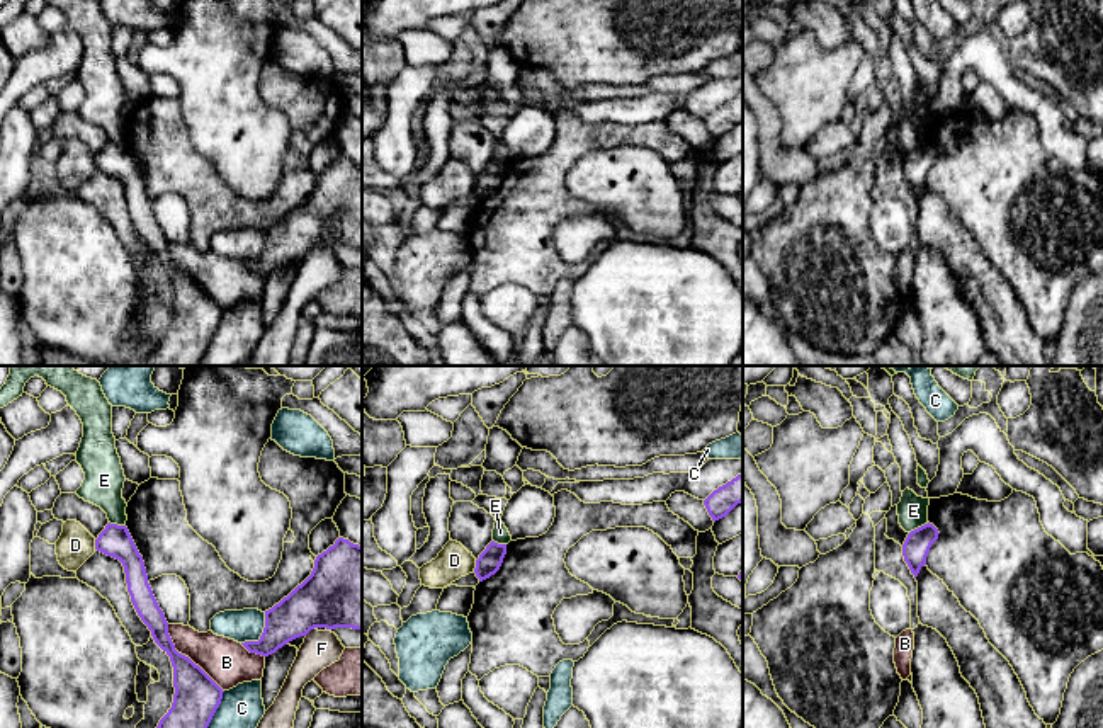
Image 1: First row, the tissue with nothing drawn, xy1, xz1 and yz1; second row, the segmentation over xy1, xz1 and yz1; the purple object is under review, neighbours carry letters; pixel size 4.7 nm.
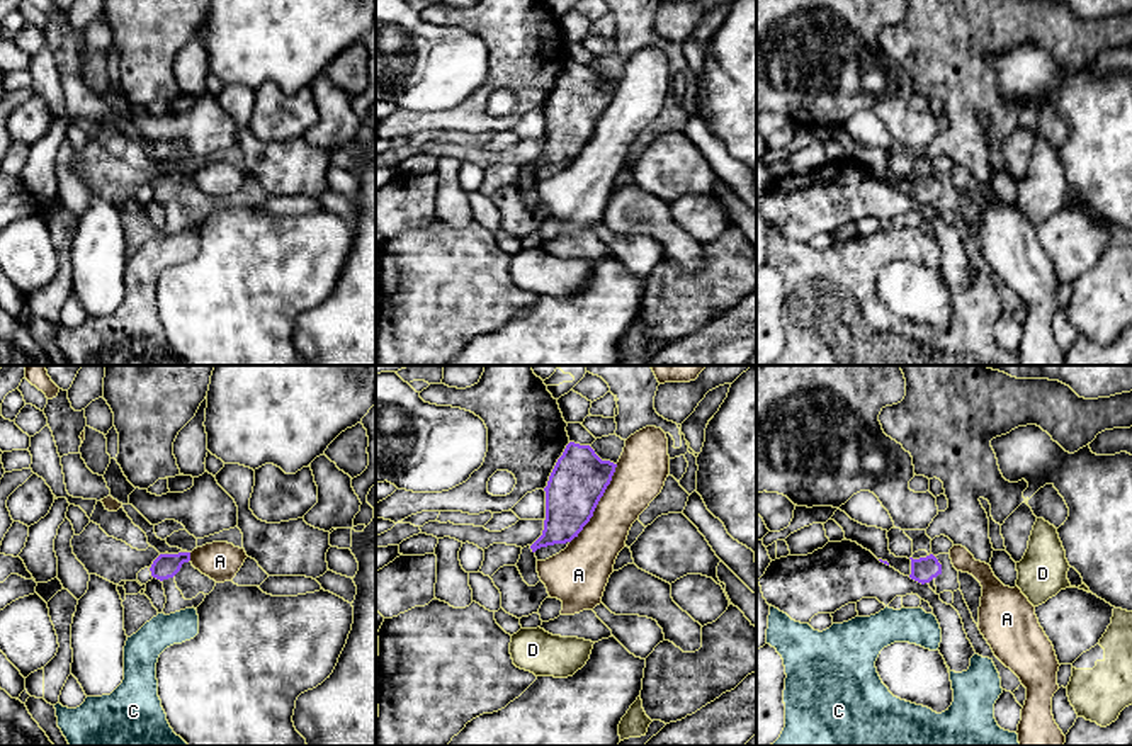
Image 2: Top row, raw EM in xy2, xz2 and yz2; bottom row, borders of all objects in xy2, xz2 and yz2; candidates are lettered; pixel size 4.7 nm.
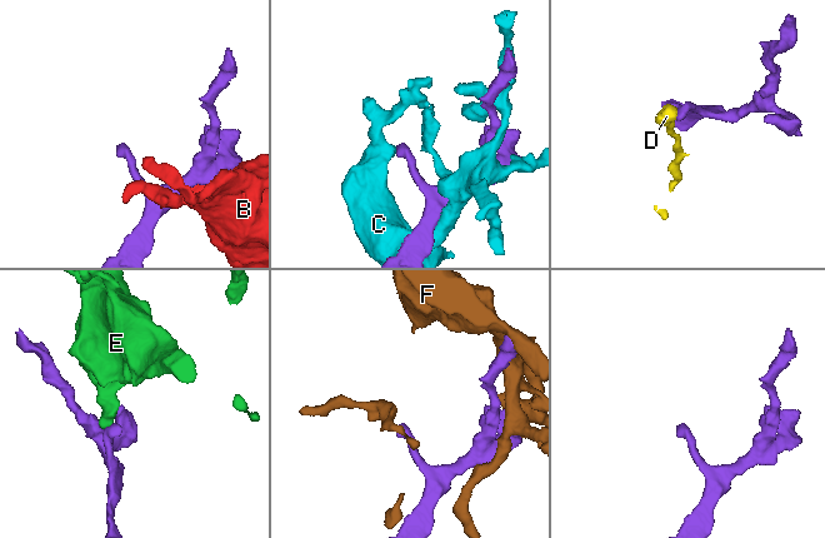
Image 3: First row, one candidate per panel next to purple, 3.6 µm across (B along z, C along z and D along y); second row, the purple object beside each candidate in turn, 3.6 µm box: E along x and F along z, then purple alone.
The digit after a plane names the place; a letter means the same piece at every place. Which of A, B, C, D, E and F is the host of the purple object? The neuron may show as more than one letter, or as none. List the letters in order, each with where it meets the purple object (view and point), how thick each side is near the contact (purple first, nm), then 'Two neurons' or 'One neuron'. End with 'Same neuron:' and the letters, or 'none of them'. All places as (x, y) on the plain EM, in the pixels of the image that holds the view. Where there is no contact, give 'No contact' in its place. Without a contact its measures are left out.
A: Touches purple at xz2 (597, 123). Thickness 260 nm (purple) against 240 nm. Two neurons
B: Touches purple at xy1 (187, 276). Thickness 220 nm (purple) against 220 nm. Two neurons
C: Touches purple at xy1 (211, 337). Thickness 240 nm (purple) against 200 nm. Two neurons
D: Touches purple at xz1 (476, 184). Thickness 110 nm (purple) against 160 nm. Two neurons
E: Touches purple at yz1 (918, 147). Thickness 130 nm (purple) against 140 nm. Two neurons
F: Touches purple at xy1 (308, 250). Thickness 340 nm (purple) against 170 nm. Two neurons
Same neuron: none of them

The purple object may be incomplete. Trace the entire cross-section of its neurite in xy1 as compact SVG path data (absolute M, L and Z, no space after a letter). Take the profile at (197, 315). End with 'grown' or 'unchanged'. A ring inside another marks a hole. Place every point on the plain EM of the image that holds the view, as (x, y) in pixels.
M109 141L95 158L95 168L122 182L131 221L173 286L172 327L143 366L201 366L224 310L189 276L175 269L165 233L148 202L143 175L127 146Z | unchanged

